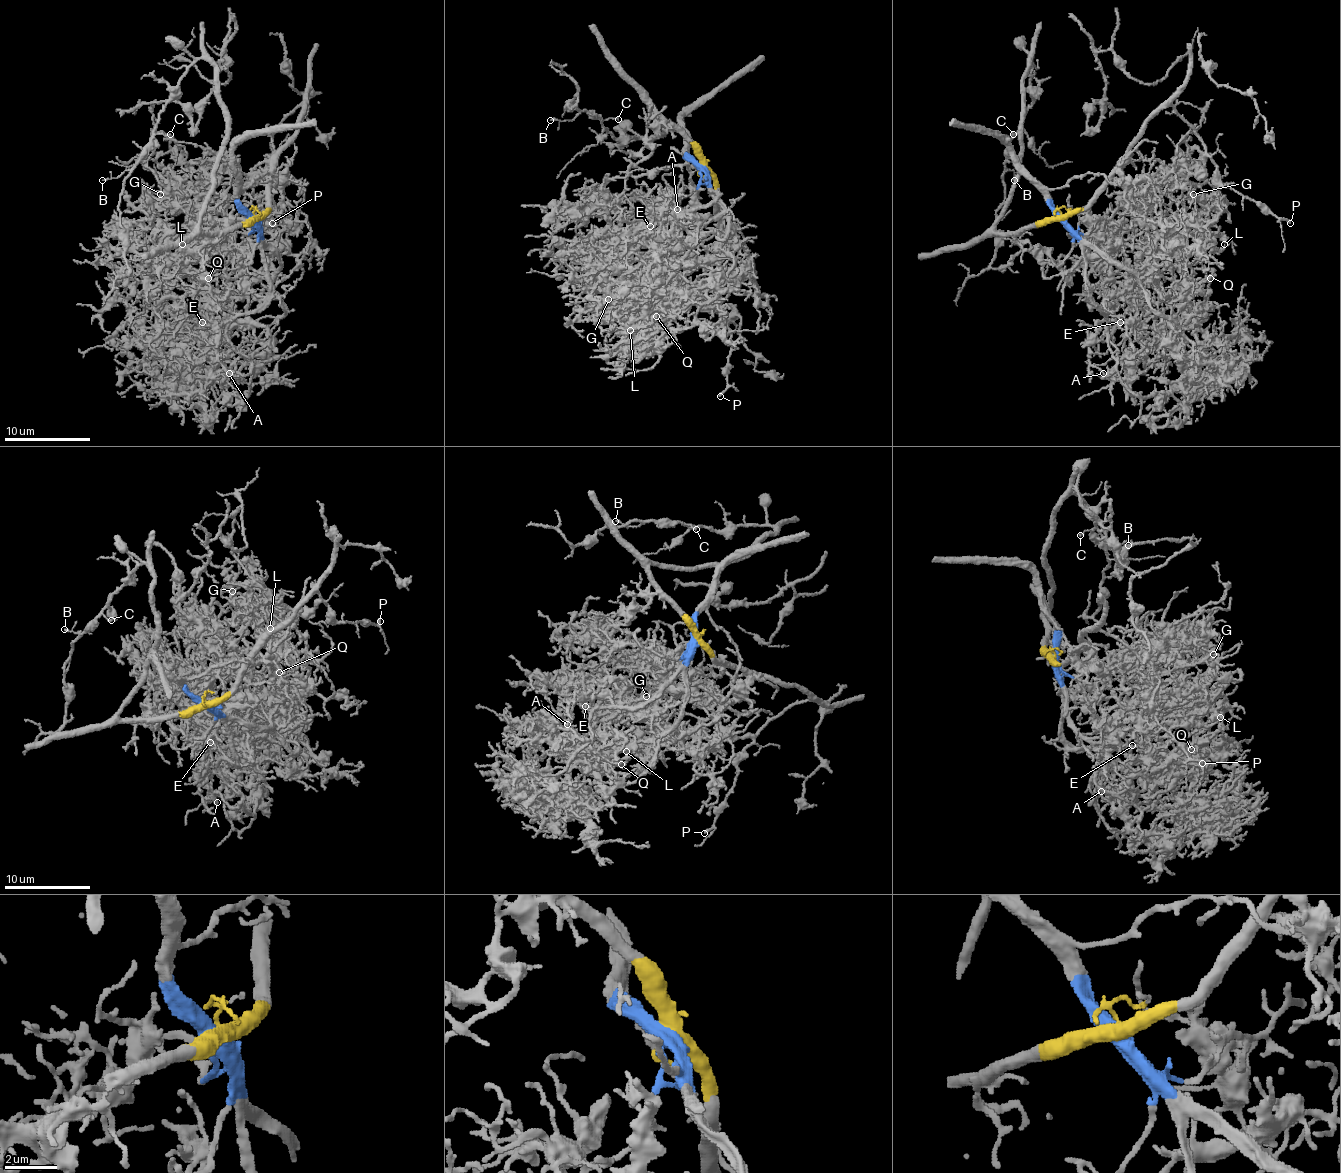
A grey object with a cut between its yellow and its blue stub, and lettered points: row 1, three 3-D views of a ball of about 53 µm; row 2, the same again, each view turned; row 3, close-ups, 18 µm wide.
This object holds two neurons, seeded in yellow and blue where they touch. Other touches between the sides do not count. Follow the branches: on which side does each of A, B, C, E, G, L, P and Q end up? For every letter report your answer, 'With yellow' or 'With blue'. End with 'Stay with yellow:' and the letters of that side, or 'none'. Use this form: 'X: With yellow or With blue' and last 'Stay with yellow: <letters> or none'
A: With blue
B: With yellow
C: With yellow
E: With blue
G: With blue
L: With blue
P: With yellow
Q: With blue
Stay with yellow: B, C, P

